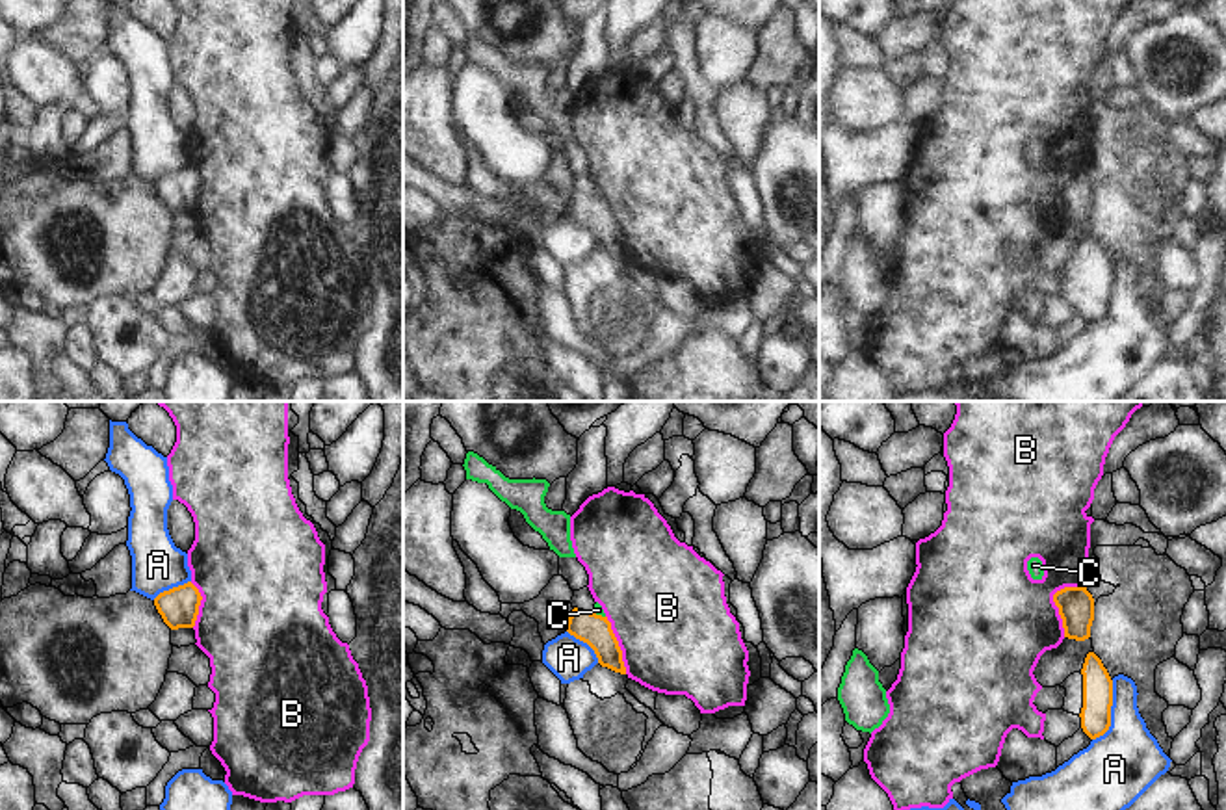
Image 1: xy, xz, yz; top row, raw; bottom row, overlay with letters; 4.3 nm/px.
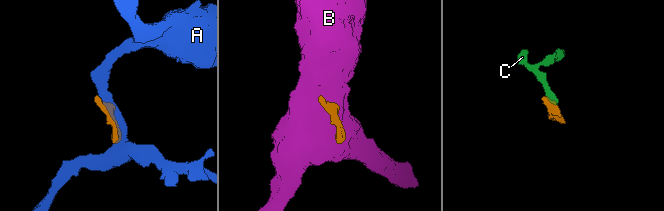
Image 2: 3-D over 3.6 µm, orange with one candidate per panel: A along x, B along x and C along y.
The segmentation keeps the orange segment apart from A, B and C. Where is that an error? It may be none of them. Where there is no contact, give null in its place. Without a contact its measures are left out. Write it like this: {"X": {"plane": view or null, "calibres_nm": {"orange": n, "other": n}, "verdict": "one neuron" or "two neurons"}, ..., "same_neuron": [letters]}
{"A": {"plane": "yz", "calibres_nm": {"orange": 130, "other": 320}, "verdict": "two neurons"}, "B": {"plane": "yz", "calibres_nm": {"orange": 160, "other": 460}, "verdict": "two neurons"}, "C": {"plane": "xz", "calibres_nm": {"orange": 140, "other": 40}, "verdict": "two neurons"}, "same_neuron": []}

